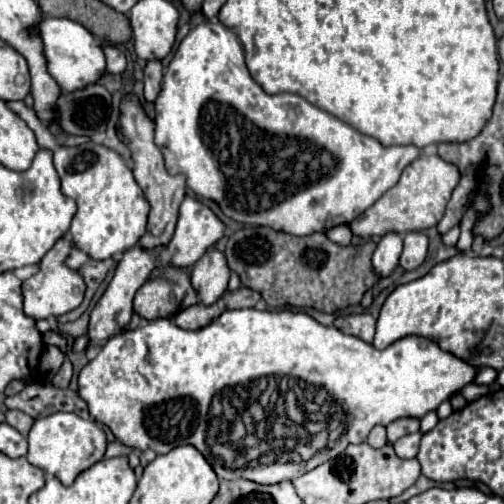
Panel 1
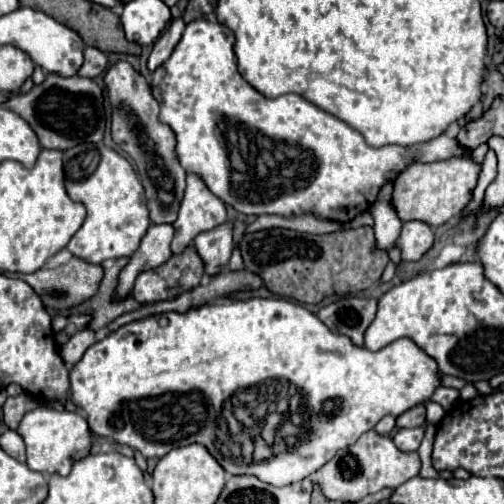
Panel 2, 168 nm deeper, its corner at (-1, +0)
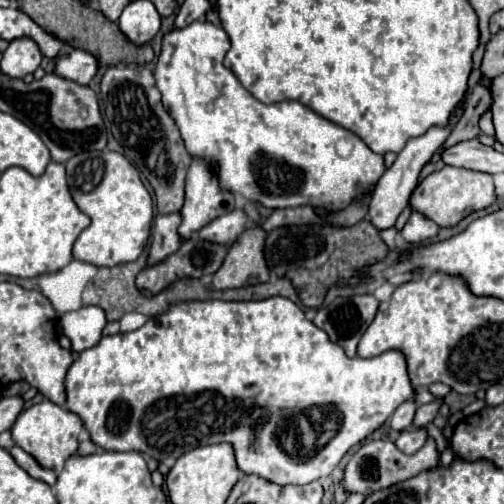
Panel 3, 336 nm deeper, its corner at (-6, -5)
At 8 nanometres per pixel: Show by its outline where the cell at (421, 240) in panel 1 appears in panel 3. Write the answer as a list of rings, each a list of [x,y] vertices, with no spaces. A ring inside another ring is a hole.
[[[412,212],[410,220],[406,222],[400,234],[408,244],[422,244],[424,240],[430,240],[438,234],[438,226],[432,220],[426,220],[422,214]]]

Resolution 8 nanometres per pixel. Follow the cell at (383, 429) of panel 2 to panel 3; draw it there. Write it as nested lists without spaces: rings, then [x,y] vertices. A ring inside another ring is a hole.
[[[404,402],[396,408],[396,412],[392,414],[390,418],[390,430],[394,432],[402,432],[406,428],[412,426],[412,418],[414,418],[414,412],[416,412],[416,402]]]

